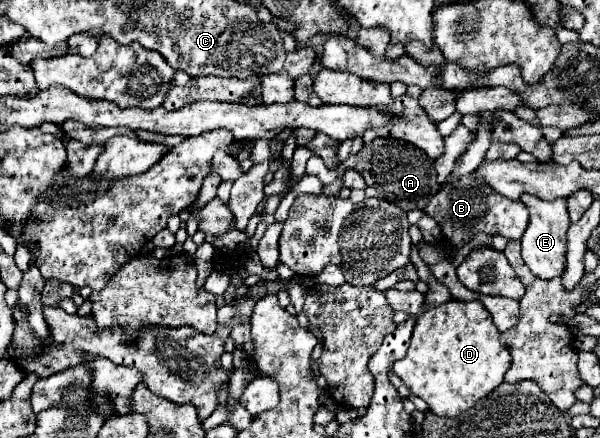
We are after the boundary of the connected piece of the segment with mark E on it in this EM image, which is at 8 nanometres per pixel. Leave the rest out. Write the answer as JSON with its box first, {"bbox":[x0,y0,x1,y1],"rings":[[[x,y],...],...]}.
{"bbox":[520,194,570,280],"rings":[[[524,194],[520,198],[528,210],[530,210],[530,224],[522,236],[522,258],[532,270],[542,280],[552,280],[556,276],[564,274],[564,264],[566,264],[566,232],[570,228],[570,218],[566,210],[566,200],[558,198],[552,202],[542,202],[536,196]]]}

